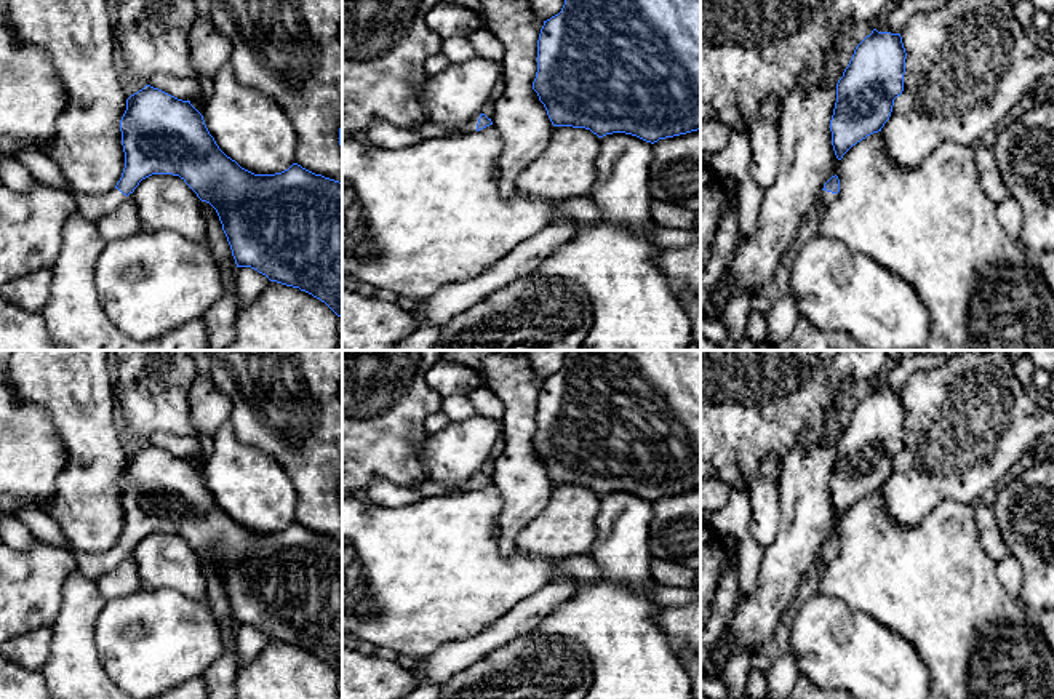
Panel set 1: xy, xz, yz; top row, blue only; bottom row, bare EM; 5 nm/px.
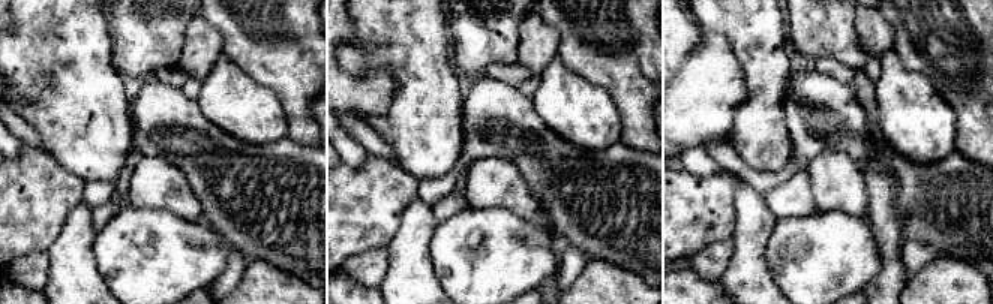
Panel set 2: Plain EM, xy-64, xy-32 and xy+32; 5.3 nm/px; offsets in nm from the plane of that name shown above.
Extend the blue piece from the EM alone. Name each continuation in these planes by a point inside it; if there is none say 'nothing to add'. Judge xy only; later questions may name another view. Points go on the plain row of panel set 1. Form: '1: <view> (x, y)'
1: xy (93, 565)

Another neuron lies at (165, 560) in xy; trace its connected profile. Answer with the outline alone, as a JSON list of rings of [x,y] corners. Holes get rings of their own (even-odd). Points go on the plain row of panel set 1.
[[[152,533],[139,541],[133,555],[142,590],[173,589],[189,598],[206,600],[202,558],[173,533]]]

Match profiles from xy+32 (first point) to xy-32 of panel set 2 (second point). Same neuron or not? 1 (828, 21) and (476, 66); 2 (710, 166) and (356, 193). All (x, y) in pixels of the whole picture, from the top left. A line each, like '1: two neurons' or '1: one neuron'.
1: one neuron
2: two neurons

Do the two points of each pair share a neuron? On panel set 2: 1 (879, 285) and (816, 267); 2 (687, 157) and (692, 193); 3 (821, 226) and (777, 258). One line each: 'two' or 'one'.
1: two
2: two
3: one

